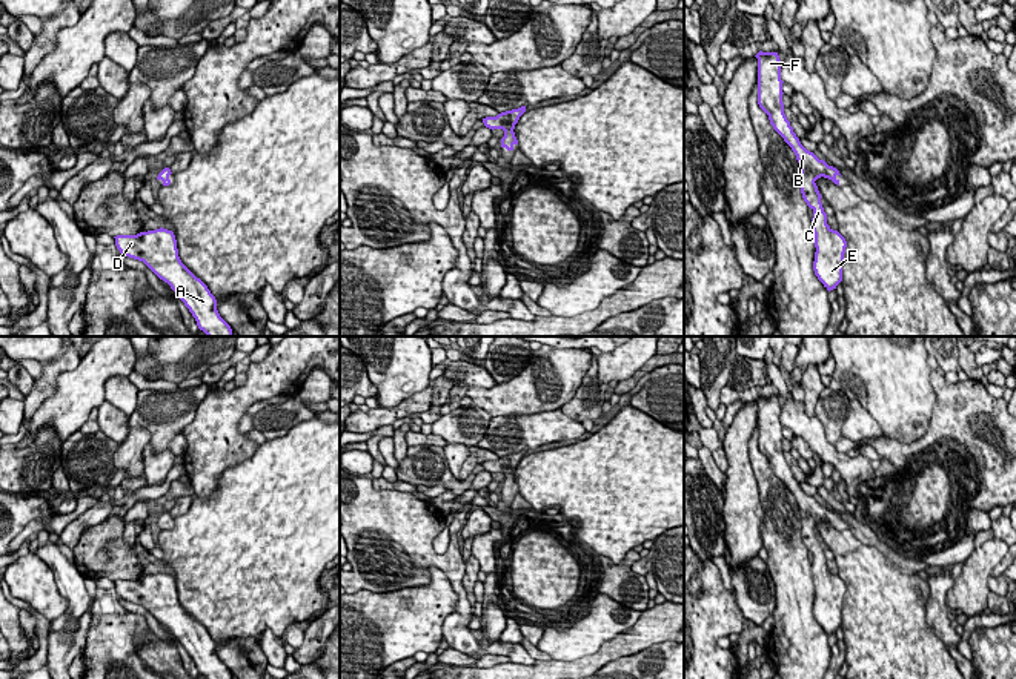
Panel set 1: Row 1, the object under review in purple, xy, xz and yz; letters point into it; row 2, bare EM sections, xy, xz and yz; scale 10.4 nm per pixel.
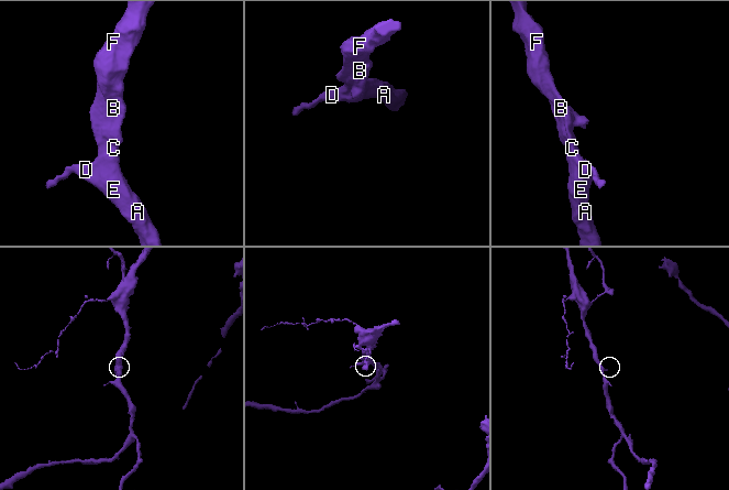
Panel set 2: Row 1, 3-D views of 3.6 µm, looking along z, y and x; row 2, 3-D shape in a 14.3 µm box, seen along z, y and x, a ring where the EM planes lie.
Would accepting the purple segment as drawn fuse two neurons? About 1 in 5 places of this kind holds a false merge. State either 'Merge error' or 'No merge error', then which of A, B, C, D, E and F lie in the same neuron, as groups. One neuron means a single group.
No merge error. Groups: A B C D E F

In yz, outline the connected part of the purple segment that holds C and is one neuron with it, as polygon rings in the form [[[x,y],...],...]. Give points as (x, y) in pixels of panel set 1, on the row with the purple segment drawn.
[[[759,51],[758,58],[758,104],[769,115],[773,129],[792,147],[801,171],[801,194],[807,206],[813,210],[812,229],[815,234],[815,261],[813,270],[818,280],[830,292],[842,281],[842,264],[847,247],[845,238],[827,224],[827,214],[821,203],[821,194],[816,180],[824,177],[839,186],[836,178],[839,171],[819,160],[813,152],[807,151],[790,121],[784,114],[781,60],[778,52]]]

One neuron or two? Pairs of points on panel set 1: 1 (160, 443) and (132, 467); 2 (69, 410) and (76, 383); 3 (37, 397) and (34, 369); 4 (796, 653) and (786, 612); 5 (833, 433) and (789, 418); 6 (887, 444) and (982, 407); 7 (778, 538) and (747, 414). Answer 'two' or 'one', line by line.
1: two
2: one
3: two
4: one
5: two
6: one
7: two

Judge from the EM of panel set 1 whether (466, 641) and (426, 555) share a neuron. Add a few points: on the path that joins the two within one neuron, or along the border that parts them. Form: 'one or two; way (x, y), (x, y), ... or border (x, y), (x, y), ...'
one; way (461, 618), (461, 592), (449, 570)

